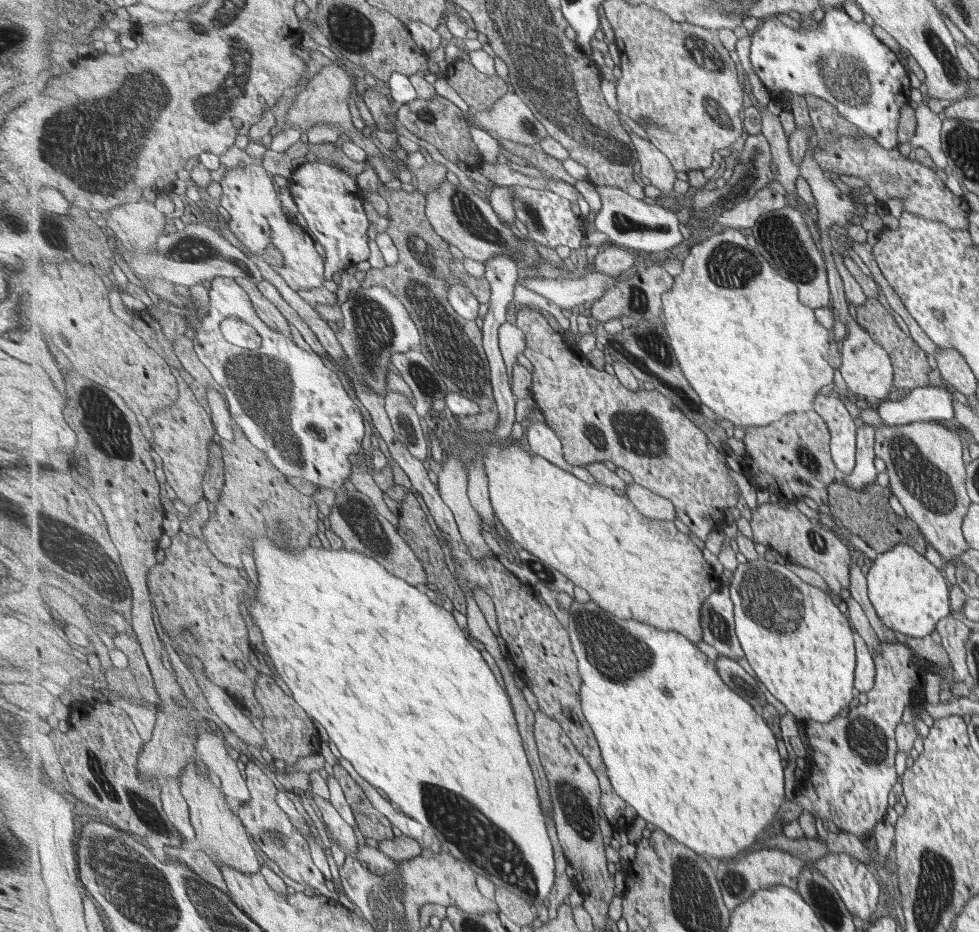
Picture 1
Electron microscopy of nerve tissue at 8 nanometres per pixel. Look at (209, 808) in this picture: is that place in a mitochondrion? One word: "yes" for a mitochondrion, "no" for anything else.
no

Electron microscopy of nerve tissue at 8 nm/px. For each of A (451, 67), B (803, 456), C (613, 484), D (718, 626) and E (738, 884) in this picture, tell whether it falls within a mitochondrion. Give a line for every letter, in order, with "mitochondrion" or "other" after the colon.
A: other
B: mitochondrion
C: other
D: mitochondrion
E: mitochondrion

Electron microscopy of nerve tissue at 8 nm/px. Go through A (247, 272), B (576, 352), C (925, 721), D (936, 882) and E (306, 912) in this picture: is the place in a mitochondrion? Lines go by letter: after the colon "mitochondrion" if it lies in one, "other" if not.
A: other
B: other
C: other
D: mitochondrion
E: other

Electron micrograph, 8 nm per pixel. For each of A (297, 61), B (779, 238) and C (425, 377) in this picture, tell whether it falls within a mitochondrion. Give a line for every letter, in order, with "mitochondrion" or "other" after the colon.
A: other
B: mitochondrion
C: mitochondrion

